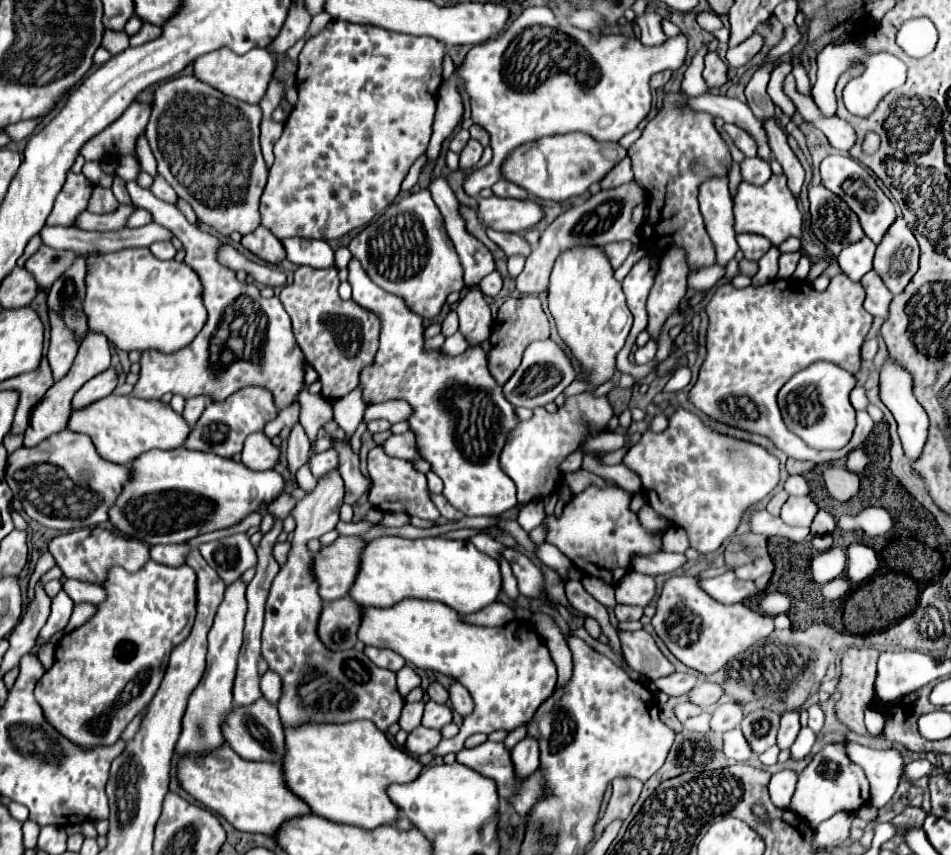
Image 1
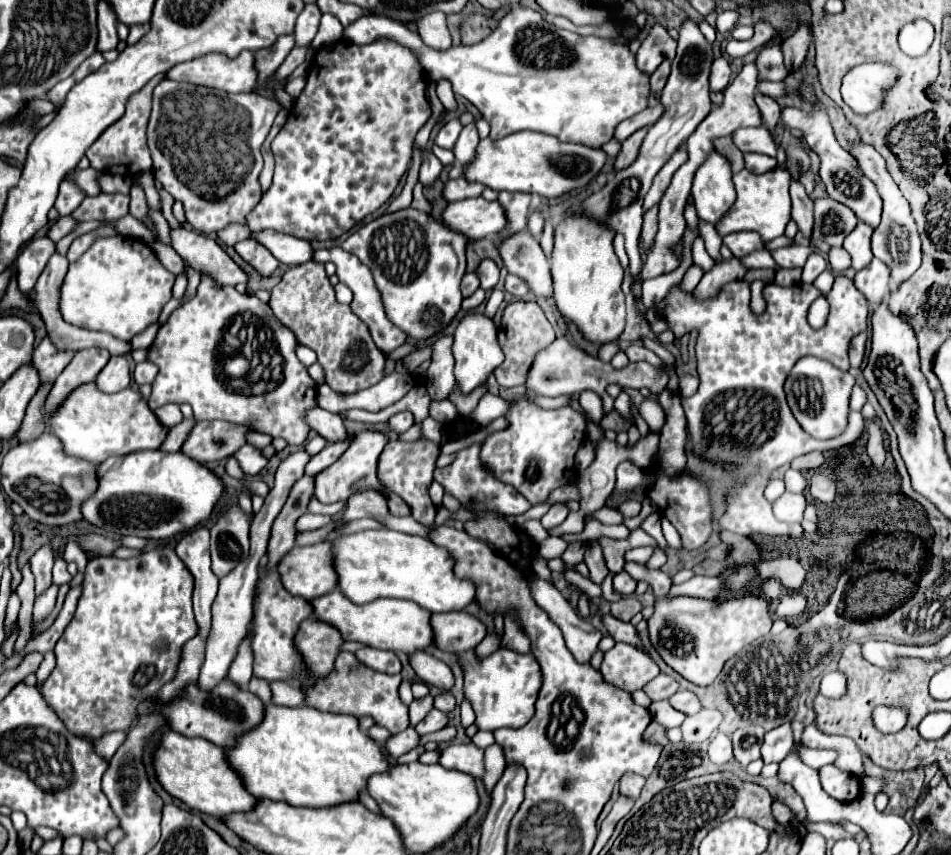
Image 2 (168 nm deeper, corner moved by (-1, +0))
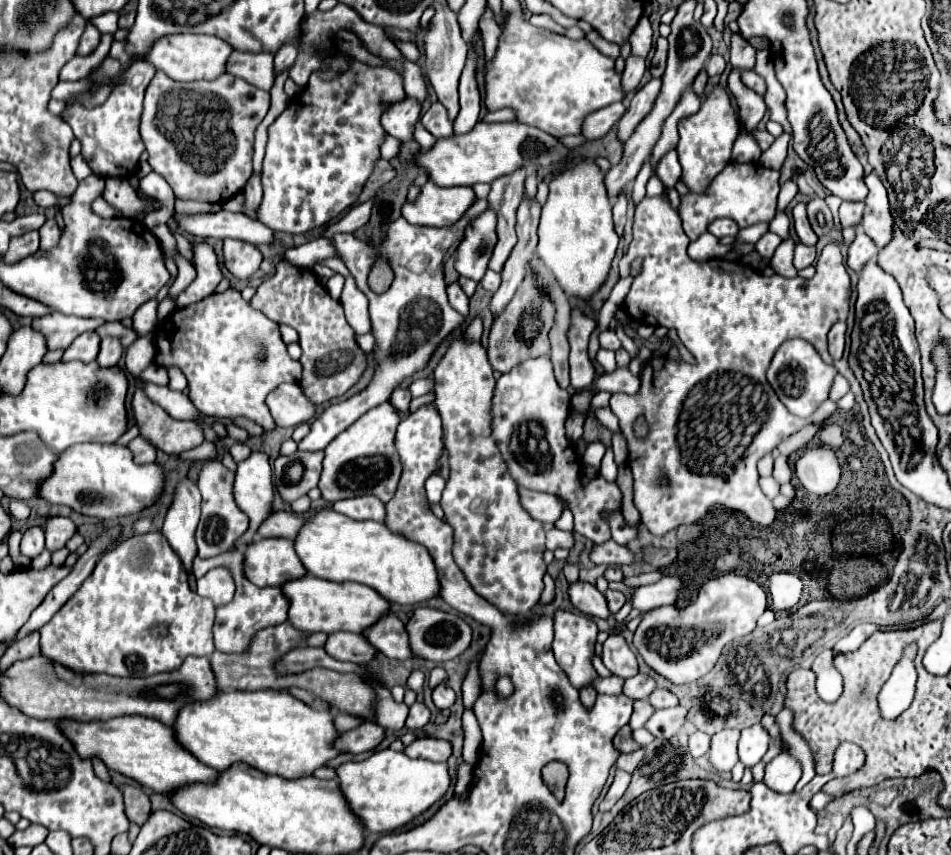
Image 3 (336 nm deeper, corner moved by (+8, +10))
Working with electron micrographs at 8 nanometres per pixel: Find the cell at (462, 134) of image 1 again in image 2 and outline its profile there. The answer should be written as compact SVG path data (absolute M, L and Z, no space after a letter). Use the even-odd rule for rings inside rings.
M451 119L451 121L443 123L441 129L439 129L439 133L437 133L437 137L435 137L435 143L439 147L443 147L443 149L453 149L453 145L455 145L461 129L463 129L463 125L459 123L459 119Z

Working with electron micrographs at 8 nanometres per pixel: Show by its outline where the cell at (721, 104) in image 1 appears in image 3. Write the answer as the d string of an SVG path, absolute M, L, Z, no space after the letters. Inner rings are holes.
M612 103L608 107L592 111L592 113L586 115L586 119L582 123L582 135L586 139L600 139L612 129L616 119L622 117L622 115L624 115L624 105L622 103Z

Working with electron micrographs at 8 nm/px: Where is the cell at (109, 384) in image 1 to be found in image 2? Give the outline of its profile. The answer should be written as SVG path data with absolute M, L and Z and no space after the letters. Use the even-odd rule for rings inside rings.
M111 357L109 363L103 367L103 371L95 379L97 389L105 393L117 393L125 389L129 381L131 381L131 373L125 357Z

